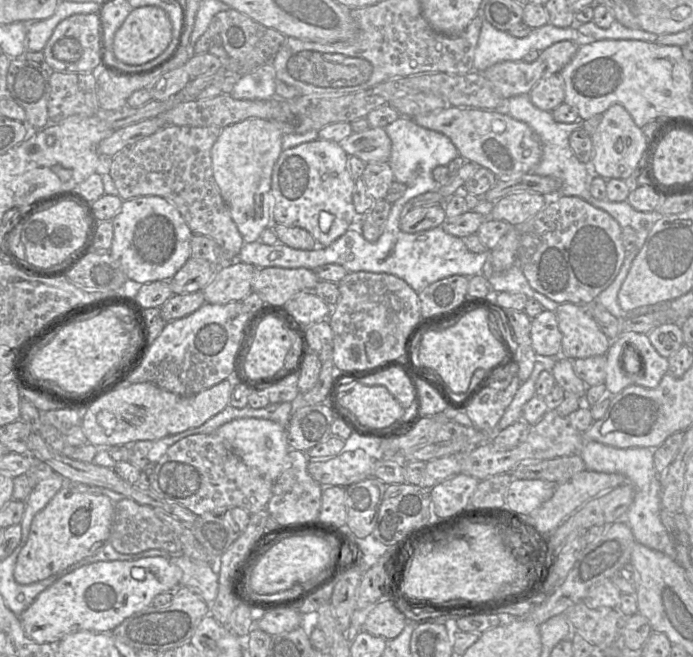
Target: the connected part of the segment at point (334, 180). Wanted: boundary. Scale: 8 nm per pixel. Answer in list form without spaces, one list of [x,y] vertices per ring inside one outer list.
[[[317,139],[283,150],[271,181],[272,224],[307,230],[318,246],[327,247],[358,225],[353,205],[355,180],[348,169],[349,155],[339,143]]]

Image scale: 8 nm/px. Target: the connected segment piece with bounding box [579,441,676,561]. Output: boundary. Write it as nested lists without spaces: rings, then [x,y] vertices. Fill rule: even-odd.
[[[595,441],[585,442],[579,452],[586,470],[602,473],[618,473],[623,475],[635,489],[633,503],[626,514],[621,515],[617,522],[625,522],[631,528],[636,542],[659,552],[676,561],[675,540],[662,524],[659,513],[661,480],[654,468],[654,449],[646,447],[617,448]]]

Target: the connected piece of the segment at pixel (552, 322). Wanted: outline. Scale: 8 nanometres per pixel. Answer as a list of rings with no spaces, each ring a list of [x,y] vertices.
[[[544,309],[532,318],[531,341],[537,355],[561,356],[562,333],[555,312]]]

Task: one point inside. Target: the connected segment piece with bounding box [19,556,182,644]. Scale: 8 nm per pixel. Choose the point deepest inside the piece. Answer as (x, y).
(98, 597)

